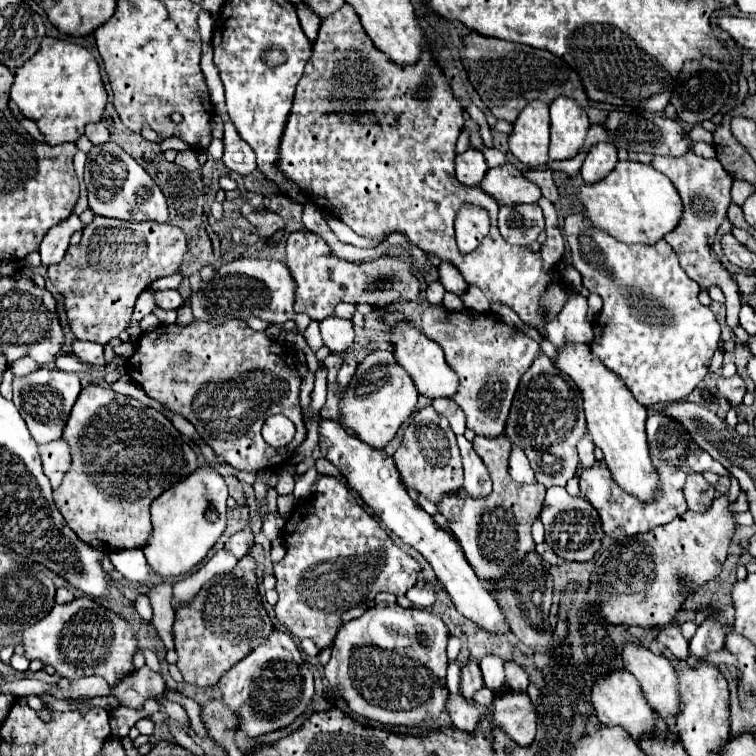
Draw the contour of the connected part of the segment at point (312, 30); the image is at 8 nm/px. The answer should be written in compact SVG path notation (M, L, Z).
M298 2L298 4L296 4L296 10L298 10L300 24L302 24L302 28L304 28L304 34L308 36L310 42L314 42L316 36L318 36L318 30L320 30L322 18L320 18L312 8L308 8L304 2Z

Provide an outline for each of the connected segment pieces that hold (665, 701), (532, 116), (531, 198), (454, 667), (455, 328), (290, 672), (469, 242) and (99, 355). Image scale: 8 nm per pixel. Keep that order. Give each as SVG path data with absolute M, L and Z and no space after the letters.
M626 642L622 650L624 668L638 680L644 698L664 718L674 718L678 710L678 676L662 654L654 654L638 642Z
M540 100L530 102L514 122L508 144L510 152L528 168L542 168L548 164L550 142L548 106Z
M512 164L488 170L478 186L482 192L486 192L498 204L504 204L504 206L536 204L542 196L540 188L530 180L526 180L520 174L520 170L516 170Z
M452 662L452 664L450 664L450 668L448 668L448 676L446 676L446 686L448 686L448 690L450 690L452 694L458 694L460 692L459 683L460 668L458 668L458 664L456 664L456 662Z
M430 304L422 312L422 332L442 346L446 364L458 374L458 390L452 400L464 410L468 428L480 436L504 434L504 420L518 388L520 376L536 358L538 342L528 338L514 326L504 324L498 316L488 312L474 312L462 308L458 312L442 304Z
M274 628L272 636L220 678L220 690L228 708L240 716L240 730L256 738L288 726L306 710L314 694L314 676L302 660L294 636Z
M462 208L456 216L456 240L464 254L472 252L480 240L488 234L490 220L488 214L480 208Z
M72 340L72 354L80 358L80 362L86 362L92 366L104 366L104 348L100 344Z

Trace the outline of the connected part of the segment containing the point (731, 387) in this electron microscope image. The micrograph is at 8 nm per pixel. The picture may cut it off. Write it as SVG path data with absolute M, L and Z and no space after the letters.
M734 374L730 378L718 378L718 390L720 394L732 404L732 406L742 406L742 398L746 394L746 384L740 374Z

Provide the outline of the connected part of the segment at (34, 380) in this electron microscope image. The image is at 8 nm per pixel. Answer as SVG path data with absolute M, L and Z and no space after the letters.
M40 368L28 376L16 376L12 380L12 390L14 390L14 404L20 410L30 434L38 444L46 444L52 440L58 440L62 436L64 424L70 416L70 410L82 390L78 374L62 372L56 368Z

